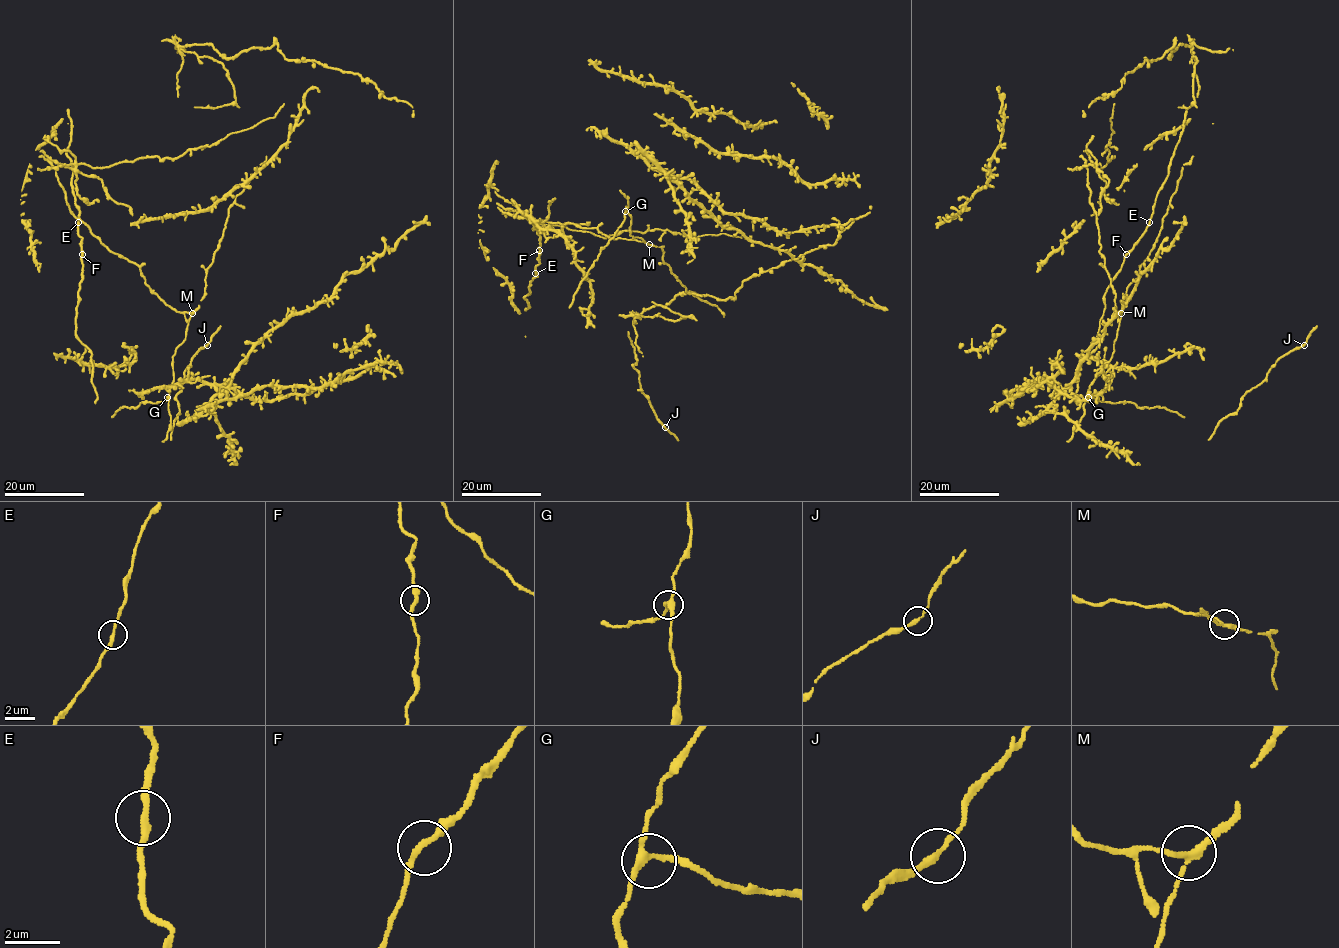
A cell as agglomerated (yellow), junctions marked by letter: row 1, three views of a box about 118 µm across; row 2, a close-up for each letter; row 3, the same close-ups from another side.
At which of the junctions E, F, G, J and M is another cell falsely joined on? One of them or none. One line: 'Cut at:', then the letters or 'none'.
Cut at: M

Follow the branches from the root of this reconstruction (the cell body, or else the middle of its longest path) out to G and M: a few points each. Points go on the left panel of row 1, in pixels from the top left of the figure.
G: (75, 216), (112, 251), (134, 261), (145, 282), (184, 314), (187, 329), (172, 357), (167, 397)
M: (75, 216), (112, 251), (134, 261), (140, 267), (145, 282), (166, 304), (180, 312), (191, 312)

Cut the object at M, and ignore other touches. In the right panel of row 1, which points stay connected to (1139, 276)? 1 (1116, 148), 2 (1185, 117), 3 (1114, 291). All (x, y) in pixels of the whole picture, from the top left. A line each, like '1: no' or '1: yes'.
1: no
2: yes
3: no

